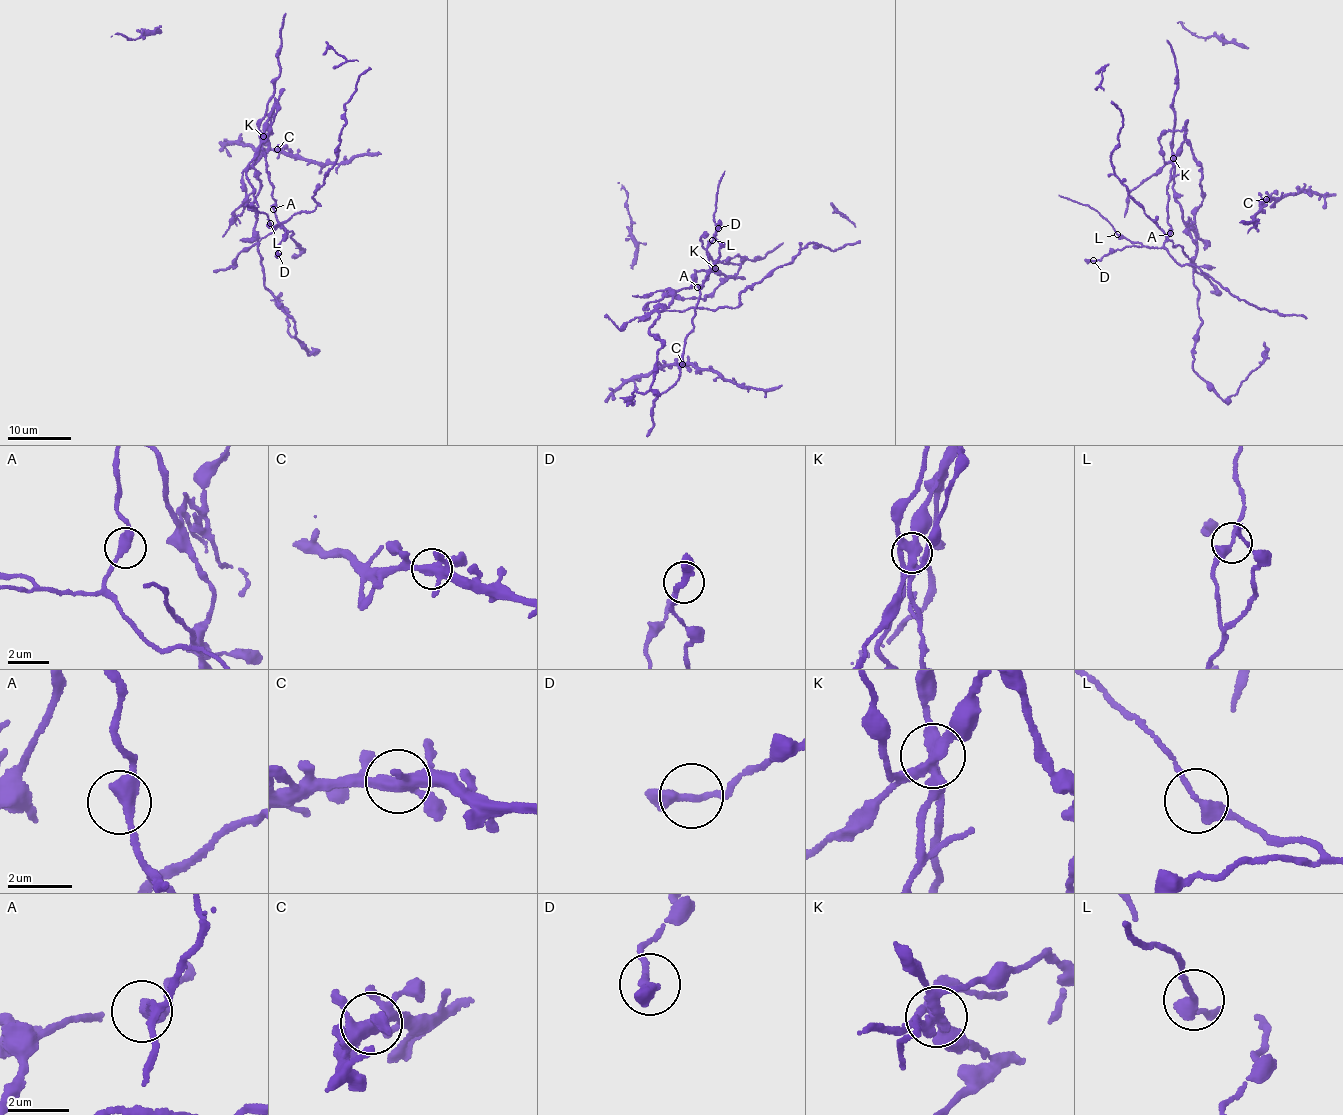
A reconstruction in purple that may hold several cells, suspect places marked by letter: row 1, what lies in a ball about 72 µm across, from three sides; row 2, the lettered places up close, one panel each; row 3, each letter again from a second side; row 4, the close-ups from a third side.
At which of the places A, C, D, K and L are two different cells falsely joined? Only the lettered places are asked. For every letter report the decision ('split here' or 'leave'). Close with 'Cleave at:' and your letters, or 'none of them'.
A: leave
C: leave
D: leave
K: split here
L: split here
Cleave at: K, L

